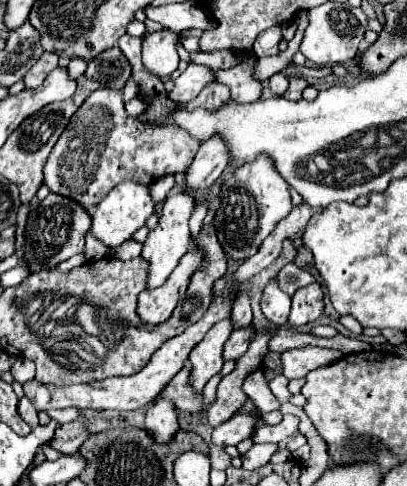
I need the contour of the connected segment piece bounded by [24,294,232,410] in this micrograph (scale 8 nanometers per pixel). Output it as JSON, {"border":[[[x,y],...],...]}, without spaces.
{"border":[[[222,294],[212,300],[208,312],[192,324],[188,330],[184,330],[180,336],[166,340],[150,358],[150,362],[136,374],[132,376],[112,376],[88,384],[76,384],[76,386],[56,386],[56,384],[40,384],[36,380],[30,380],[24,384],[24,396],[34,404],[36,410],[52,410],[52,408],[66,408],[66,406],[76,406],[80,410],[92,408],[92,410],[138,410],[154,402],[160,392],[172,382],[172,378],[184,368],[184,362],[188,360],[192,348],[204,338],[204,334],[222,318],[228,318],[232,310],[232,300],[230,294]]]}

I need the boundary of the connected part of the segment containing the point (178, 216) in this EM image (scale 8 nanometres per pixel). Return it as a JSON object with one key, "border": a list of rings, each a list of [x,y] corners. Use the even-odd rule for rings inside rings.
{"border":[[[178,192],[178,194],[172,194],[164,200],[160,222],[158,222],[156,230],[150,230],[150,234],[144,242],[144,250],[142,250],[142,258],[146,258],[150,262],[148,288],[160,286],[166,280],[166,276],[170,276],[172,270],[178,266],[180,258],[190,250],[192,238],[190,238],[188,222],[190,222],[190,216],[192,216],[194,208],[196,208],[196,198],[188,192]]]}

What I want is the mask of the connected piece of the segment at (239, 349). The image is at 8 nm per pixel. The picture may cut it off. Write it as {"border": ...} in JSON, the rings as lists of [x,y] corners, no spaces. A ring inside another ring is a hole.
{"border":[[[248,324],[244,328],[236,328],[232,334],[230,334],[230,340],[226,342],[226,348],[224,348],[224,360],[238,360],[248,344],[252,342],[254,338],[254,326]]]}

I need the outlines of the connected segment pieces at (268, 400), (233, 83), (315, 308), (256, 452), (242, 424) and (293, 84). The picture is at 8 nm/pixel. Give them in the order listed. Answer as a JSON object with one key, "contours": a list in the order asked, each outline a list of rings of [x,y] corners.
{"contours":[[[[260,368],[250,374],[243,383],[244,393],[256,404],[261,413],[278,410],[280,403],[273,396],[268,380],[265,377],[264,369]]],[[[248,58],[230,70],[213,69],[216,80],[230,88],[232,100],[236,100],[240,104],[248,104],[248,102],[256,102],[260,98],[260,94],[262,94],[260,82],[254,78],[256,62],[258,62],[258,58]]],[[[318,282],[300,288],[292,296],[292,310],[290,310],[290,324],[308,324],[320,318],[324,312],[324,292]]],[[[254,444],[246,454],[242,454],[242,466],[246,470],[256,470],[270,462],[276,452],[276,444]]],[[[232,416],[228,422],[220,424],[212,432],[212,442],[216,446],[228,446],[228,444],[238,444],[244,438],[250,438],[254,432],[256,424],[252,416]]],[[[289,76],[289,87],[284,93],[288,100],[298,101],[302,97],[303,90],[308,86],[307,81],[302,77]]]]}

